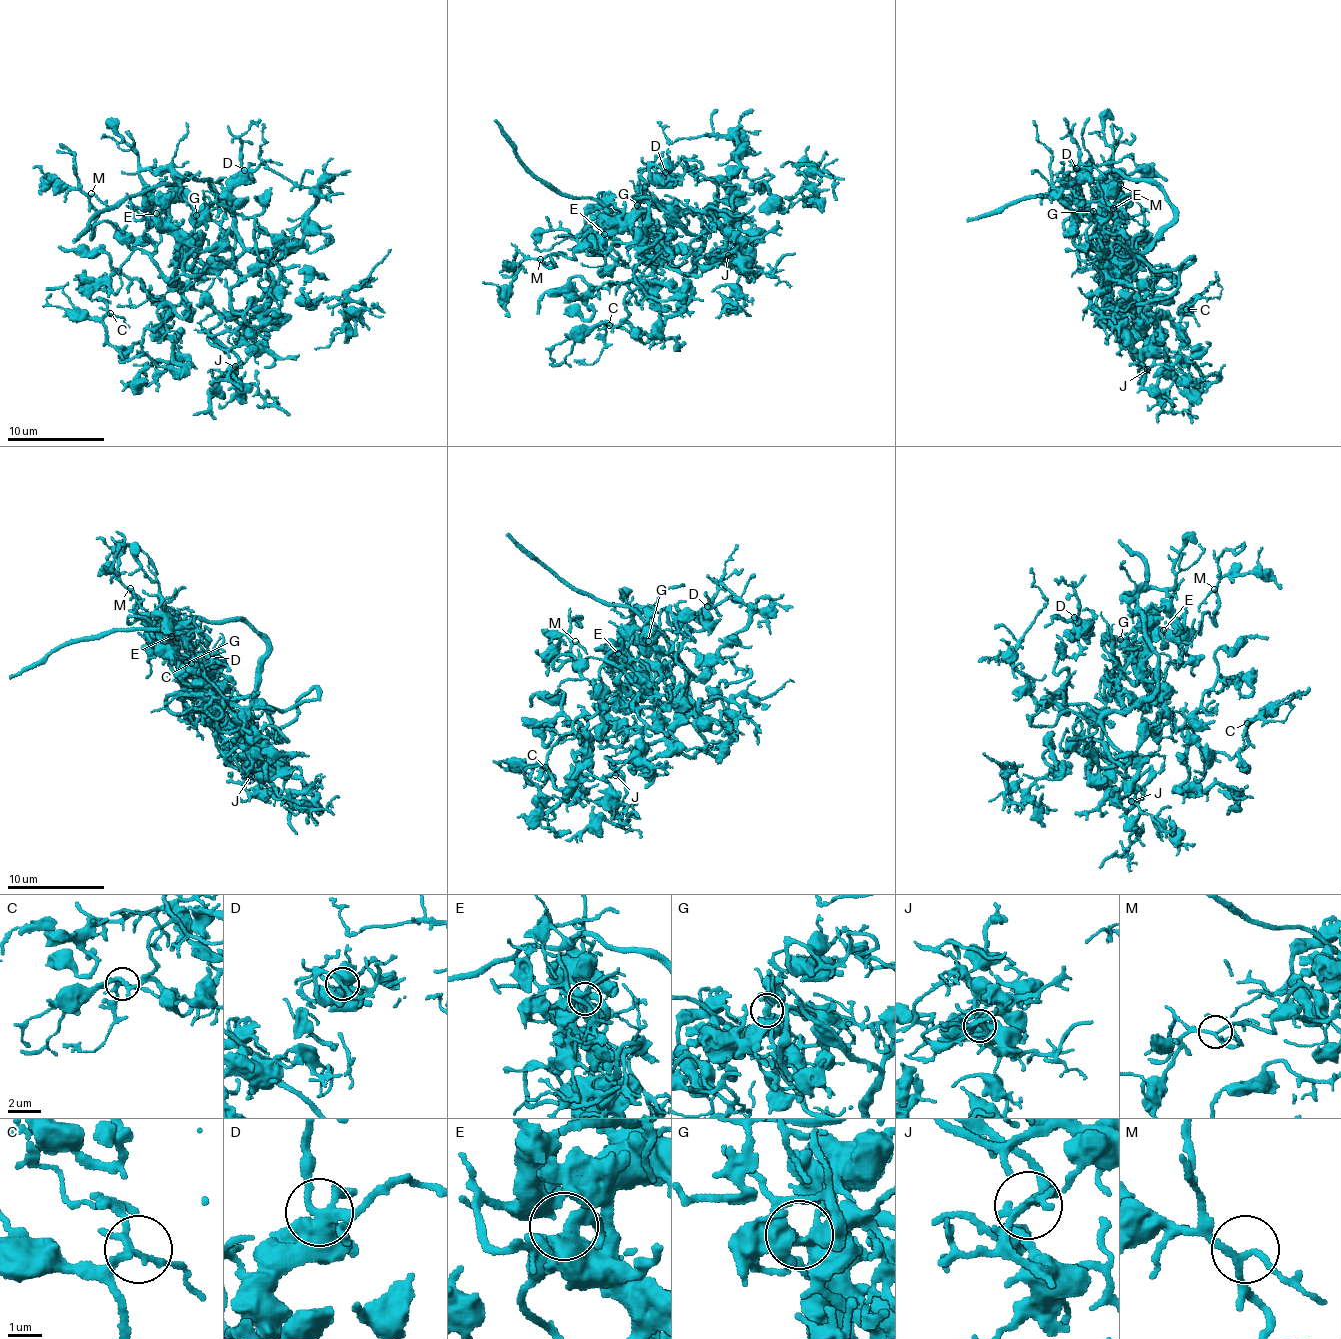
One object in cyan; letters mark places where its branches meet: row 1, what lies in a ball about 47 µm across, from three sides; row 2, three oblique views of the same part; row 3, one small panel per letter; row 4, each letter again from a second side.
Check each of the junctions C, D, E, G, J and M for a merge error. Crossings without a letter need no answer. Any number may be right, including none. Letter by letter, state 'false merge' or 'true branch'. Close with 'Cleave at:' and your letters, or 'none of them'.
C: true branch
D: true branch
E: true branch
G: true branch
J: true branch
M: true branch
Cleave at: none of them

